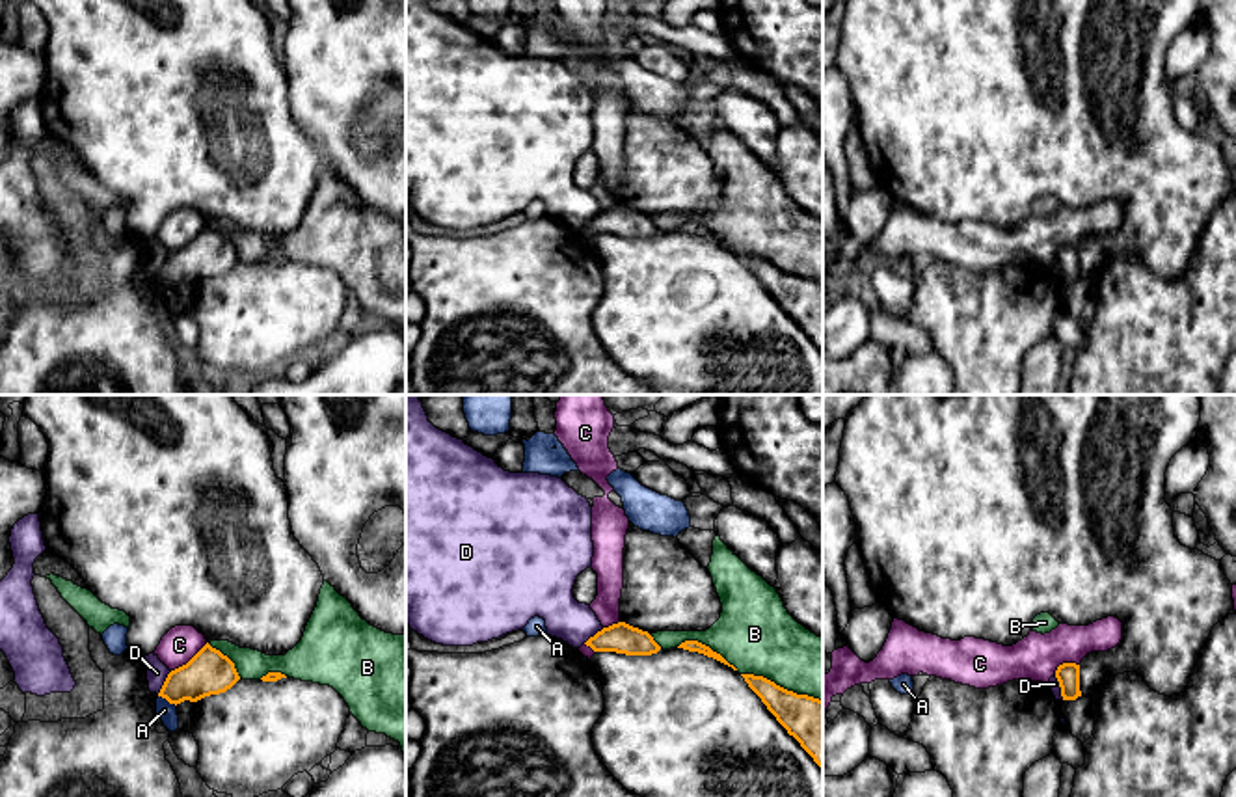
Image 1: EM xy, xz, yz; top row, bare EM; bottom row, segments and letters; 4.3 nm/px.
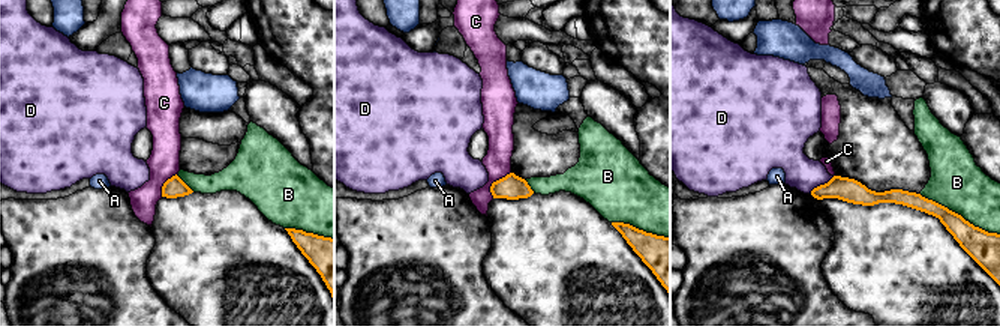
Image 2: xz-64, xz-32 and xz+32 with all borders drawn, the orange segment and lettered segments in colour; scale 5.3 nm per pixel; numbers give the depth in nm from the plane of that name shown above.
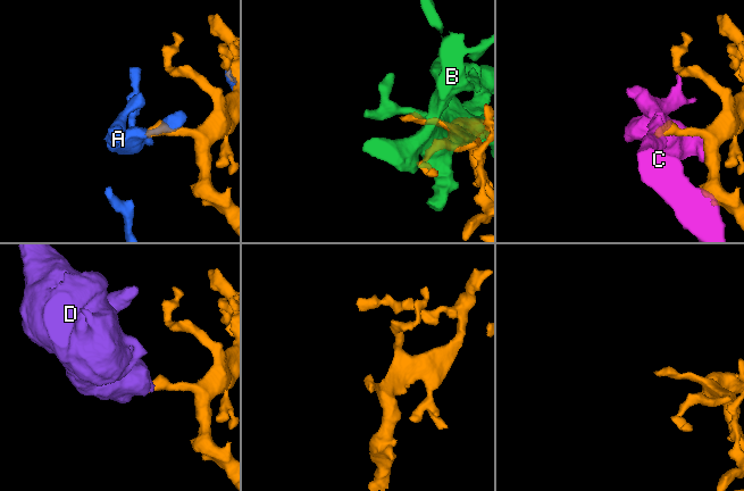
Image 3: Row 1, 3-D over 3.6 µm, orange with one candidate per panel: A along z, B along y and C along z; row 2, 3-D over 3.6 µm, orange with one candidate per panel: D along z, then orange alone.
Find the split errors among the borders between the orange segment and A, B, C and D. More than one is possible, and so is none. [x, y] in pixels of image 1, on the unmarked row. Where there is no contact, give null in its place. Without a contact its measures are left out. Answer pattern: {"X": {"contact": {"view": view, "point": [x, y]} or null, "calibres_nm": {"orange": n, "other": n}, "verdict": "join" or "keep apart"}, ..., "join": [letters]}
{"A": {"contact": {"view": "xy", "point": [168, 283]}, "calibres_nm": {"orange": 190, "other": 80}, "verdict": "keep apart"}, "B": {"contact": {"view": "xz", "point": [782, 270]}, "calibres_nm": {"orange": 240, "other": 320}, "verdict": "keep apart"}, "C": {"contact": {"view": "xy", "point": [190, 243]}, "calibres_nm": {"orange": 190, "other": 160}, "verdict": "keep apart"}, "D": {"contact": {"view": "yz", "point": [1060, 269]}, "calibres_nm": {"orange": 100, "other": 50}, "verdict": "keep apart"}, "join": []}

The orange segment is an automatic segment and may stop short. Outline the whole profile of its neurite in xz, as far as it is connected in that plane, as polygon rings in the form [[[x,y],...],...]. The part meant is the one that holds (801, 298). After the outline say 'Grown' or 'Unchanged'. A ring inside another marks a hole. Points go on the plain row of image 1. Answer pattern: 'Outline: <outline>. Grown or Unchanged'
Outline: [[[741,259],[823,354],[823,283],[787,274],[763,259]]]. Unchanged

